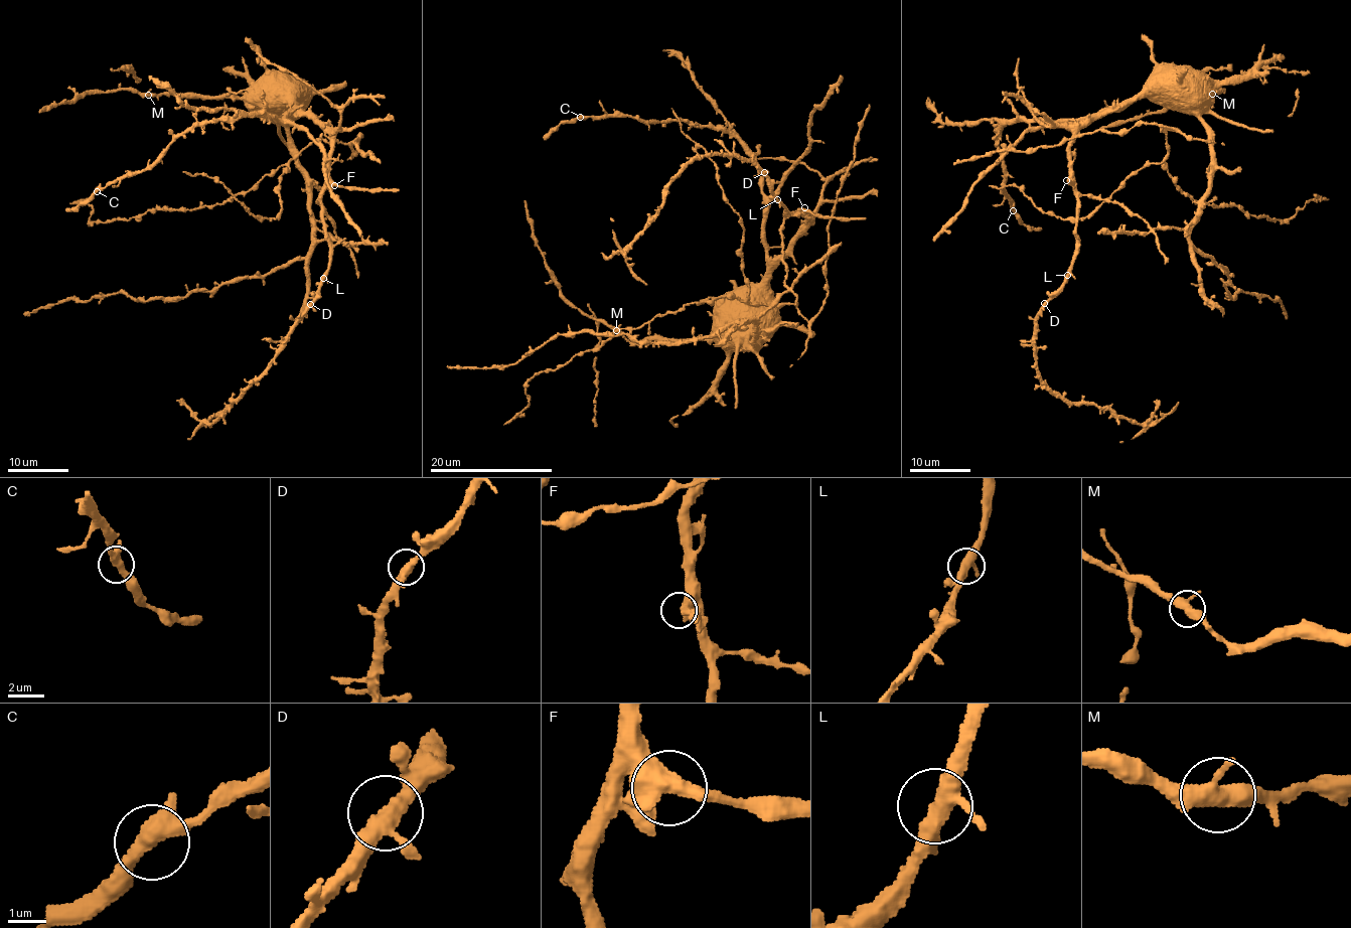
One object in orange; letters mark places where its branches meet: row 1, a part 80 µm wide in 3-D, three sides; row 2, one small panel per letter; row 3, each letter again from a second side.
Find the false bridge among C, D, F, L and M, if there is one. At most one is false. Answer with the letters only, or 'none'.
none

